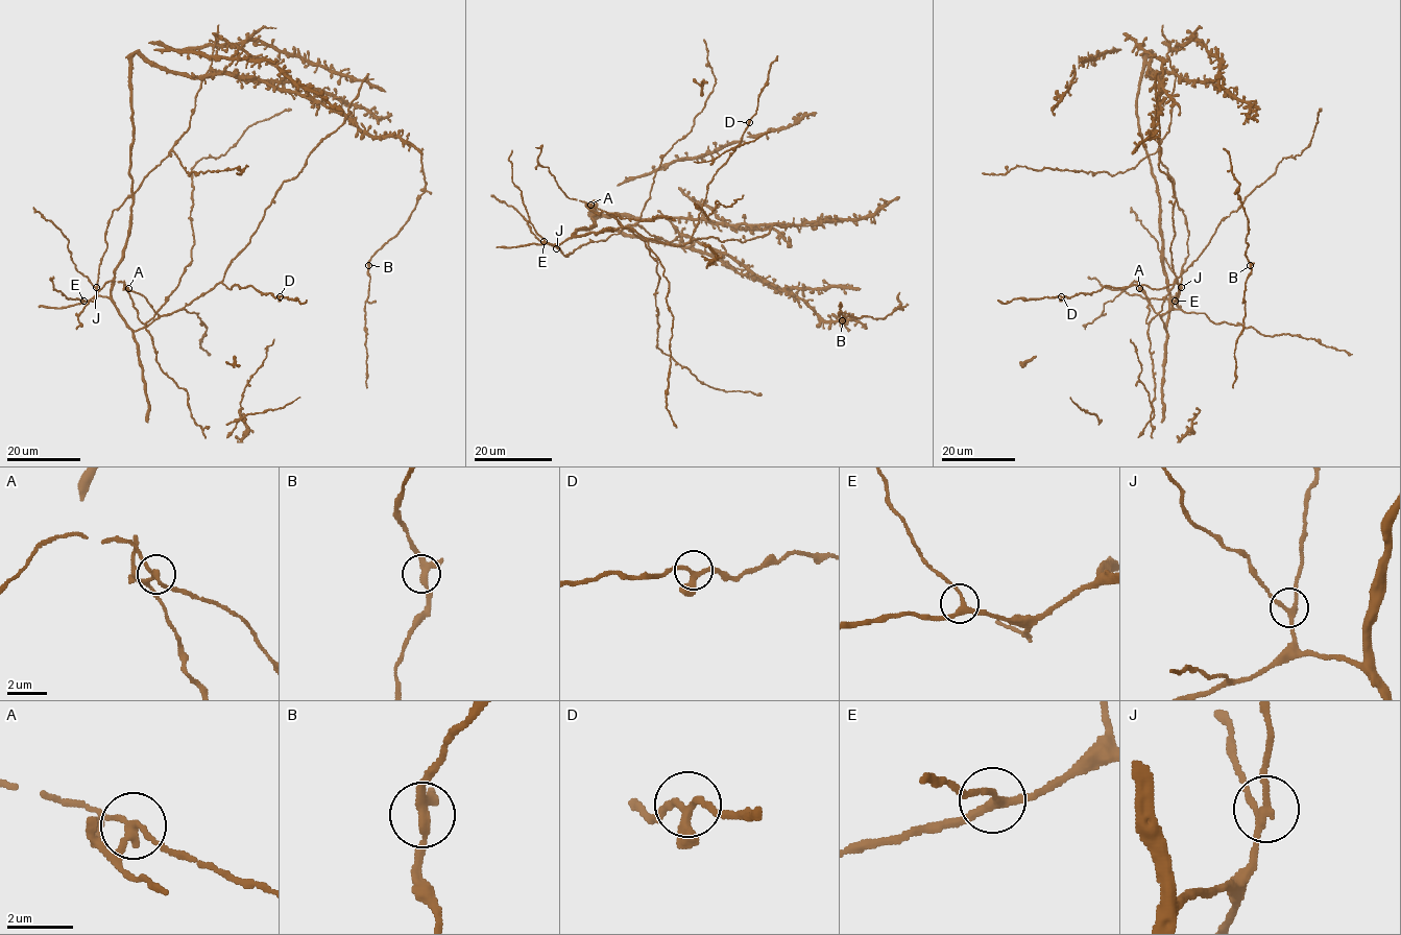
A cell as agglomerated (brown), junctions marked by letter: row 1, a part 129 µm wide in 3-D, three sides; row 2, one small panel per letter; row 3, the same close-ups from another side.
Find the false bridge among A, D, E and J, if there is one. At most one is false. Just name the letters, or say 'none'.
A

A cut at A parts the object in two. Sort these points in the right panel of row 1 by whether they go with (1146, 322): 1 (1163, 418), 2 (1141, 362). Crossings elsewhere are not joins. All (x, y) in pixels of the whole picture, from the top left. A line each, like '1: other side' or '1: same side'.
1: other side
2: same side

